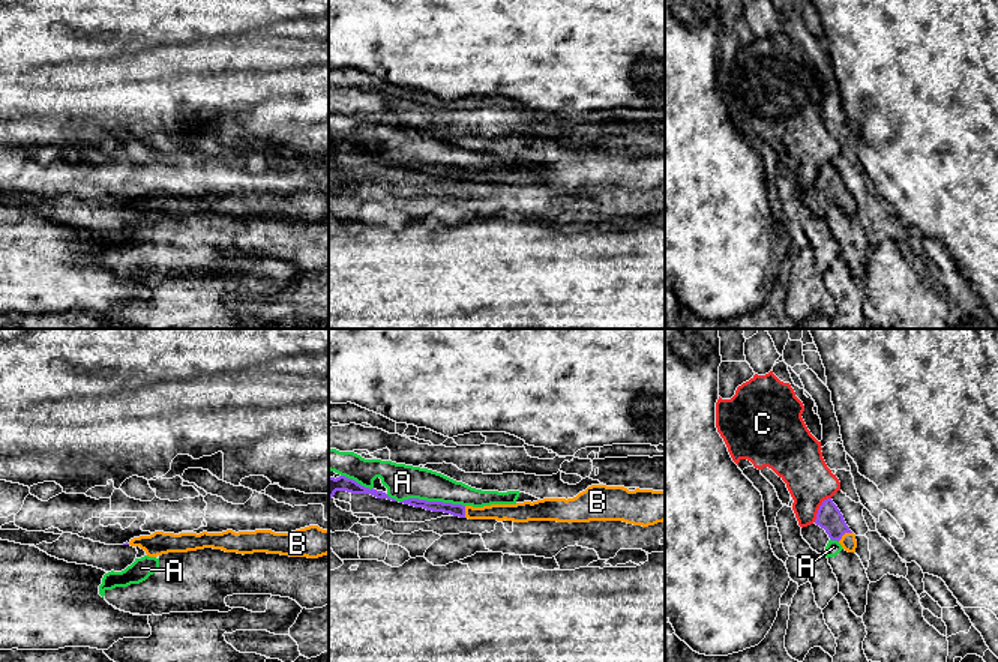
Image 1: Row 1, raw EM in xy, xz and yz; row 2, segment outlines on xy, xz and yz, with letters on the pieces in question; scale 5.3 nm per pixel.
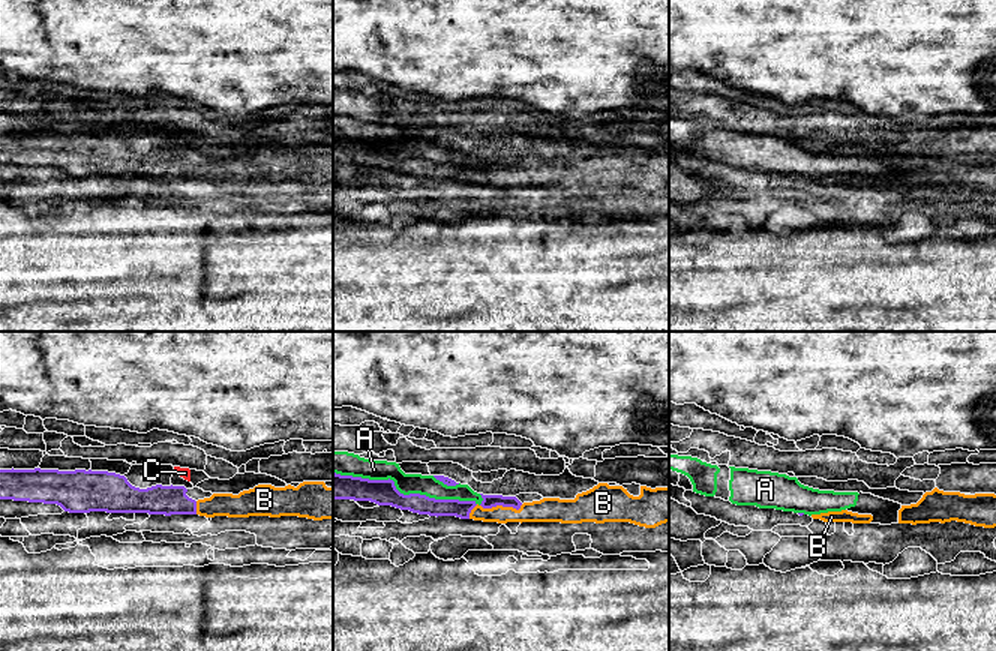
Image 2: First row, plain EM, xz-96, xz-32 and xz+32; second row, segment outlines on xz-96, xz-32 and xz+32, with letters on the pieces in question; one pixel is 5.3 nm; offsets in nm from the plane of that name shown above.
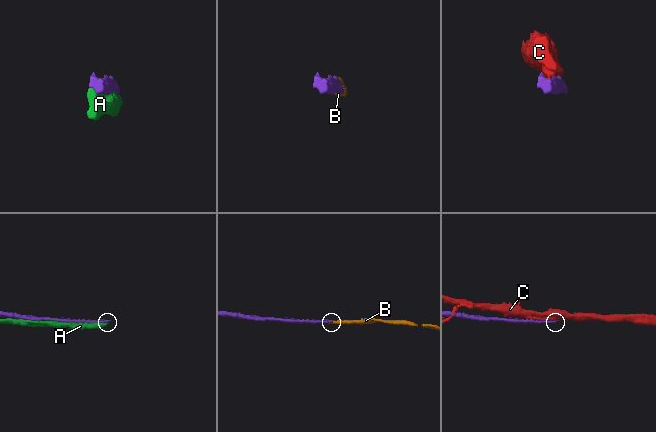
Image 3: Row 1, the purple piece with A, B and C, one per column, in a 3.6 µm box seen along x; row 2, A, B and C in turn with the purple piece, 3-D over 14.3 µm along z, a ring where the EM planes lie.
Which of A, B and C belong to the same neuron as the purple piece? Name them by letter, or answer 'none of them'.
B

